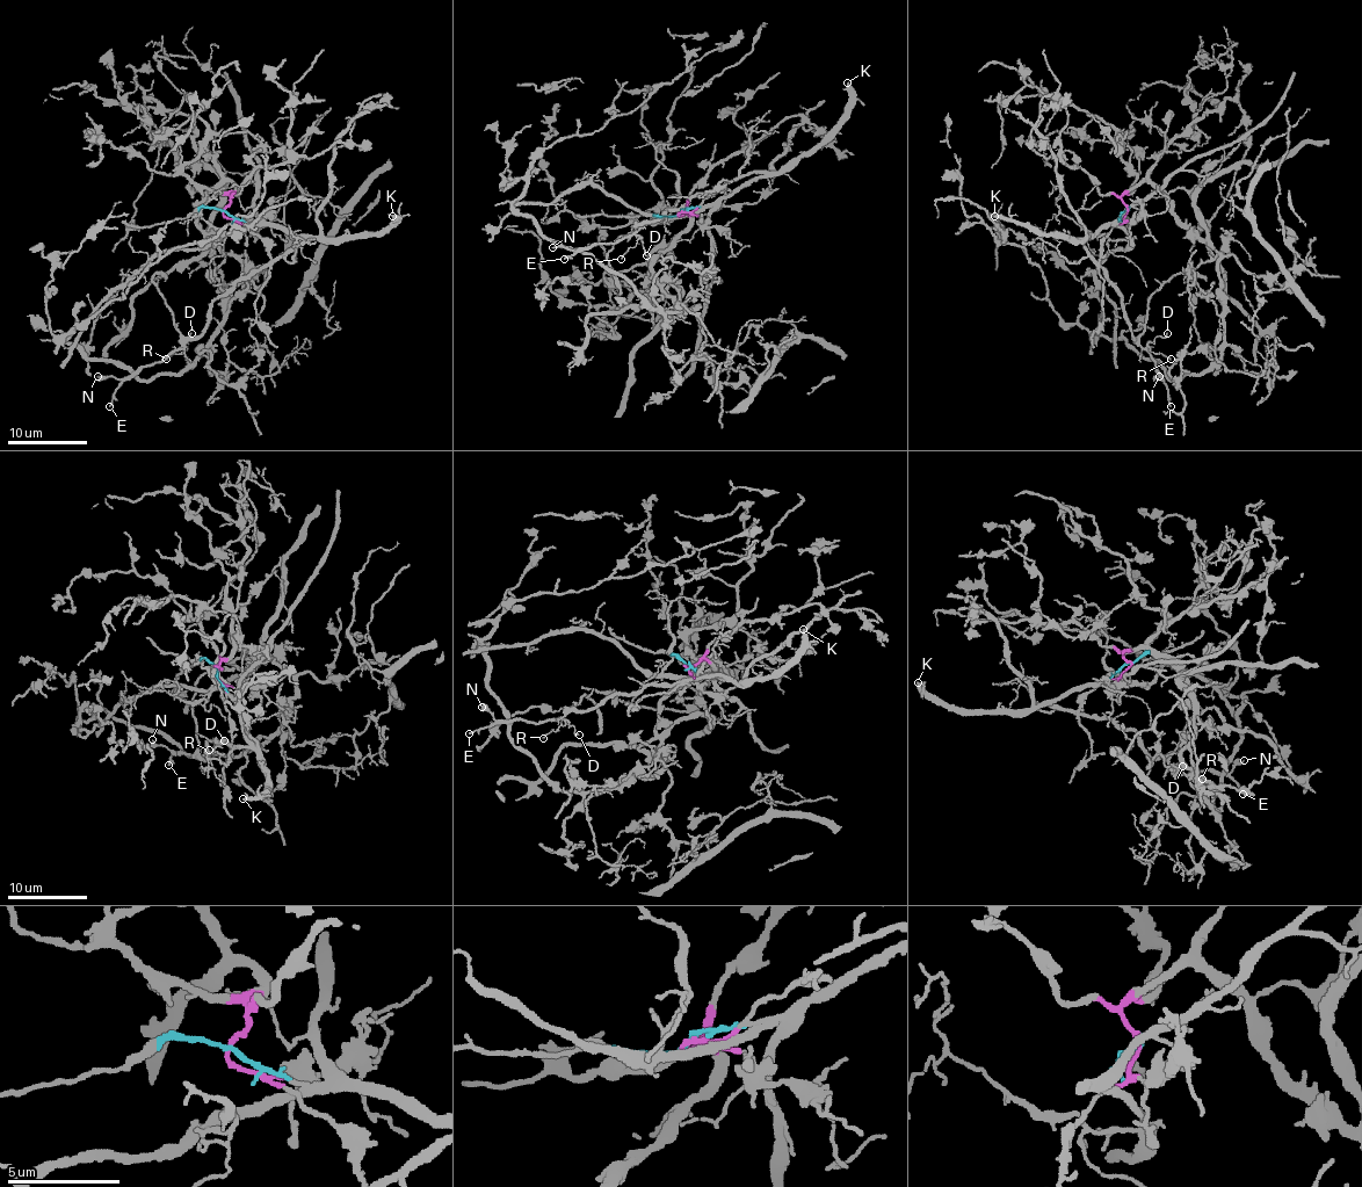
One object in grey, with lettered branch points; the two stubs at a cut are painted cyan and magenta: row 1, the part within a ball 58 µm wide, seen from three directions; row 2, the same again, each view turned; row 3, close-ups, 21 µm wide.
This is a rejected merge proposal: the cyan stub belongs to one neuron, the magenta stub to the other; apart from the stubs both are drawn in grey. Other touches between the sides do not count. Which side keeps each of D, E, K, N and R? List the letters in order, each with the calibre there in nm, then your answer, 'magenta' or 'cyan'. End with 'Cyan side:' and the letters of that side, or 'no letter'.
D: 140 nm thick; cyan
E: 170 nm thick; cyan
K: 360 nm thick; cyan
N: 180 nm thick; cyan
R: 100 nm thick; cyan
Cyan side: D, E, K, N, R

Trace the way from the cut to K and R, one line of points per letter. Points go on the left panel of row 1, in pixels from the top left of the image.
K: (223, 211), (248, 223), (279, 225), (289, 233), (350, 237), (364, 237), (385, 229), (393, 222), (393, 215)
R: (223, 211), (248, 223), (297, 233), (305, 241), (240, 277), (212, 303), (211, 319), (198, 335), (167, 360)

